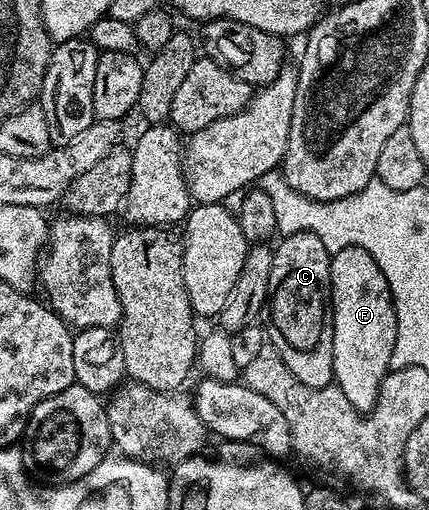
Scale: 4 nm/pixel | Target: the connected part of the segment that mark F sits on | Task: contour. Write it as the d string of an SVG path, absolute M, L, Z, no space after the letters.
M358 246L341 248L331 255L331 310L333 312L333 379L334 385L345 392L345 398L360 412L372 410L379 395L379 385L391 370L393 344L397 340L397 312L395 301L389 292L385 272L377 266L377 260Z

